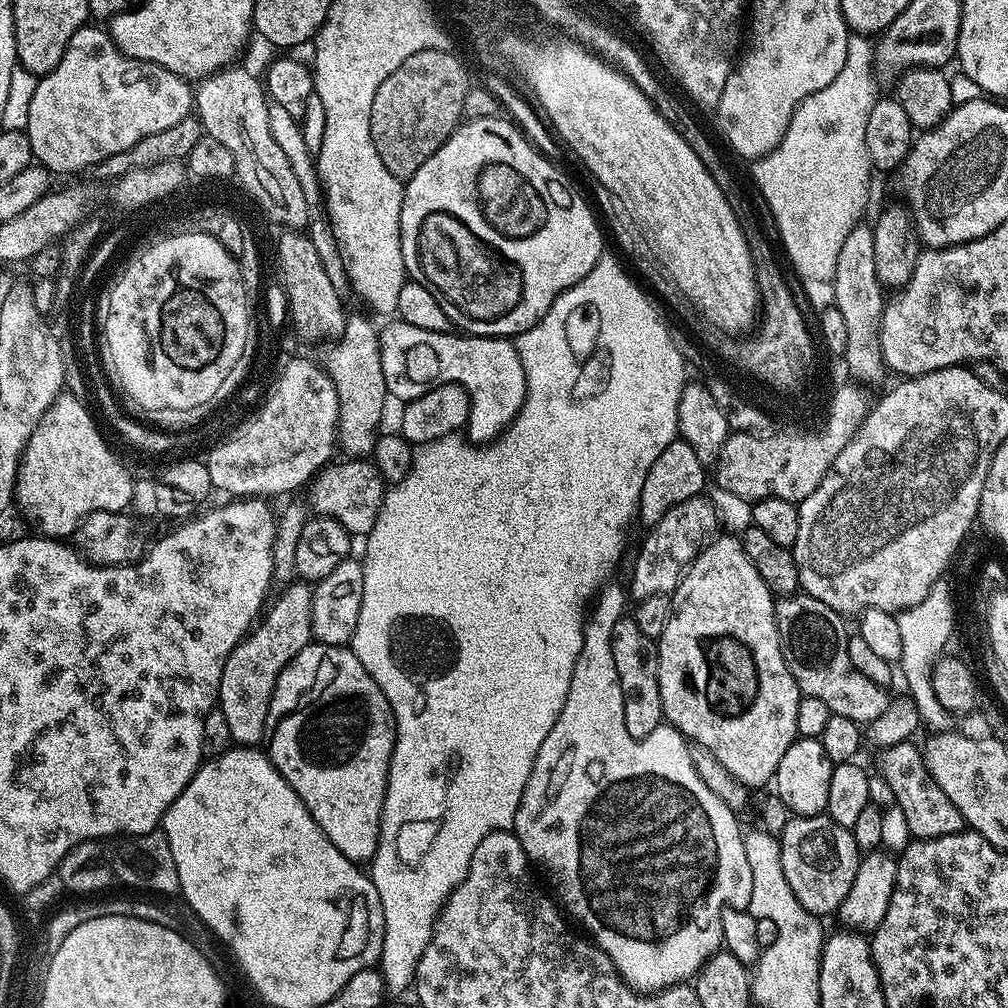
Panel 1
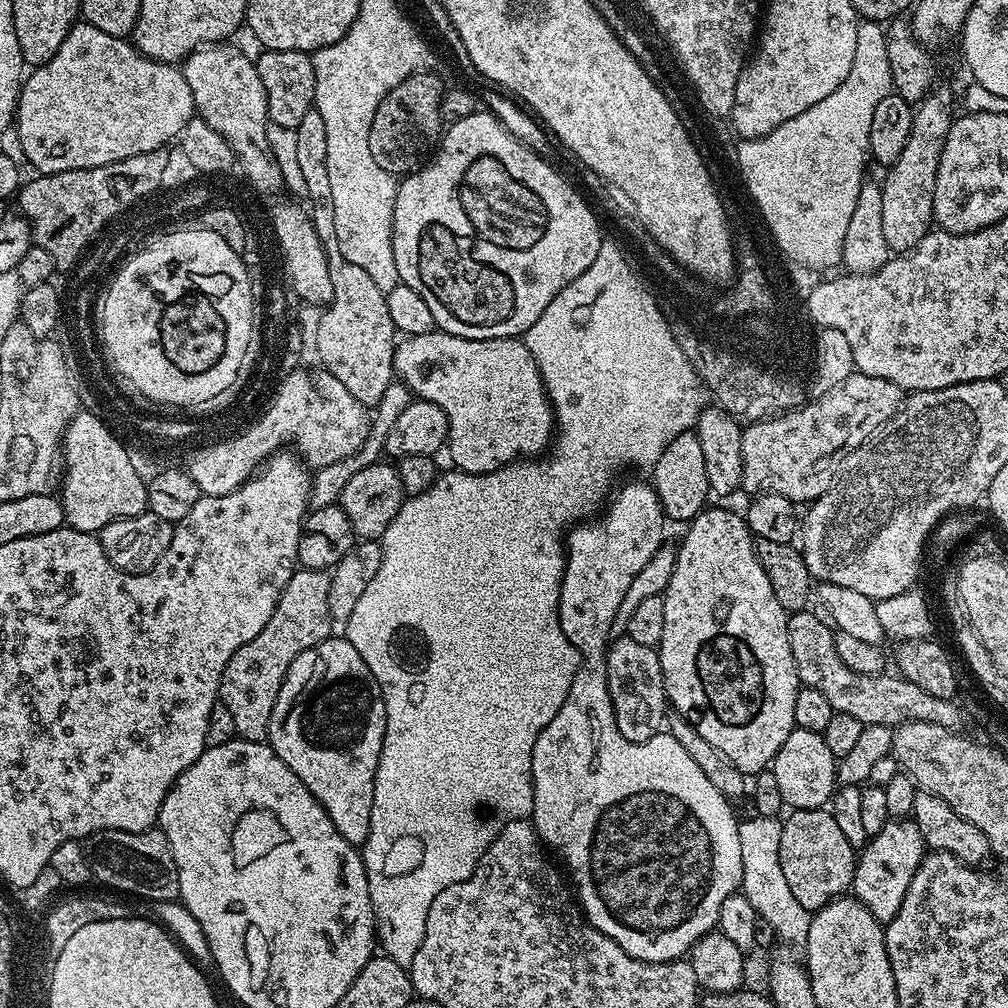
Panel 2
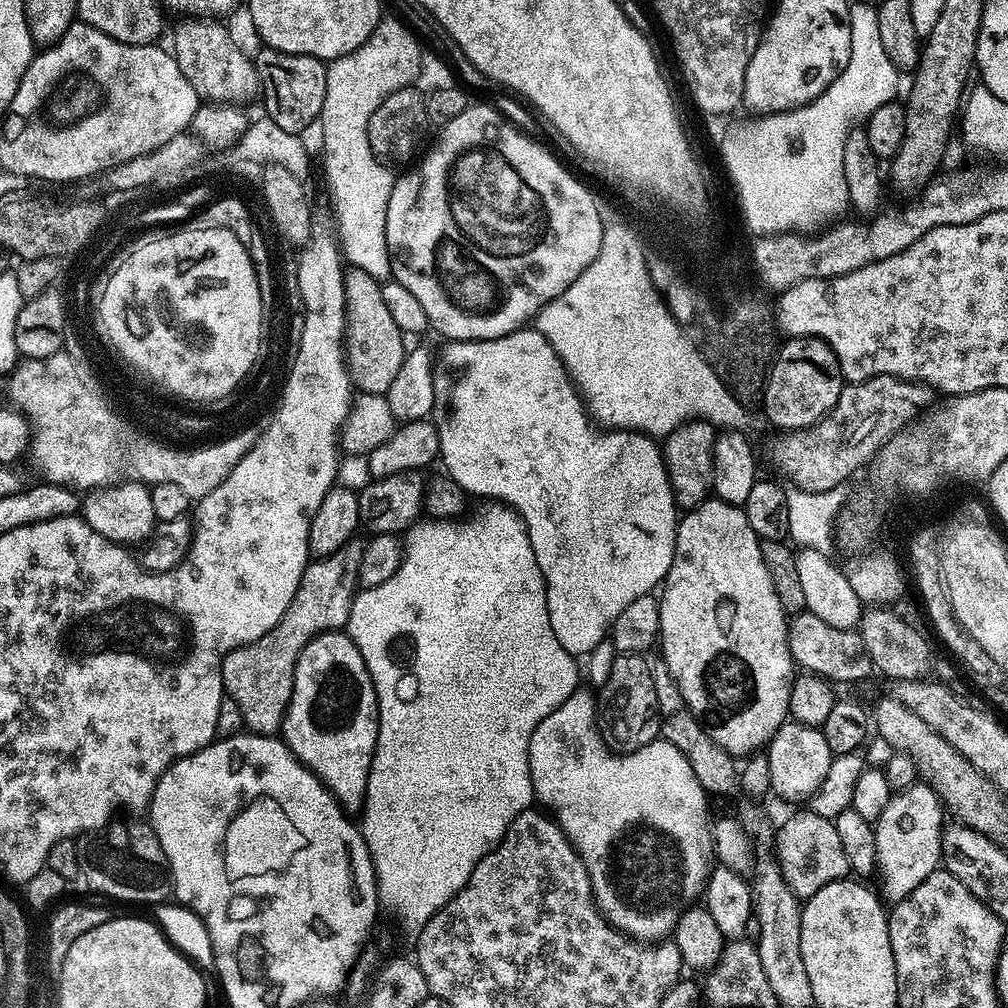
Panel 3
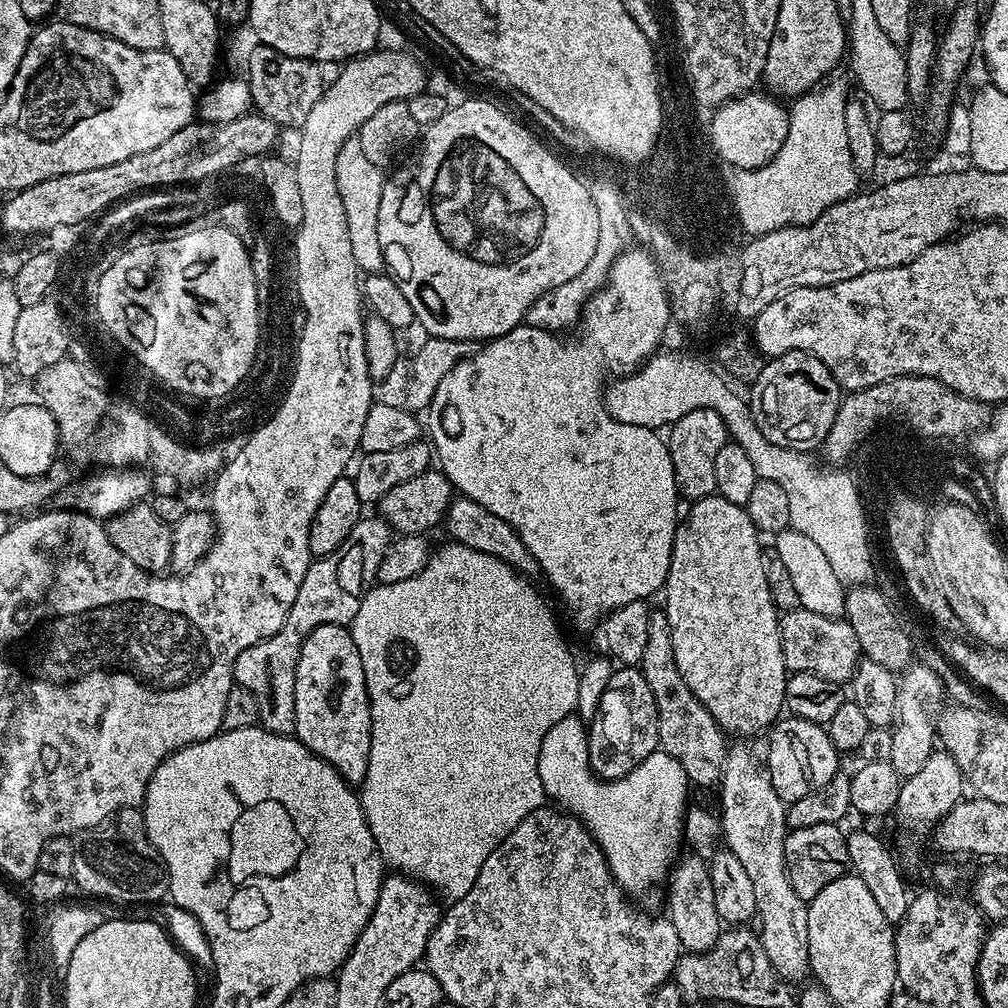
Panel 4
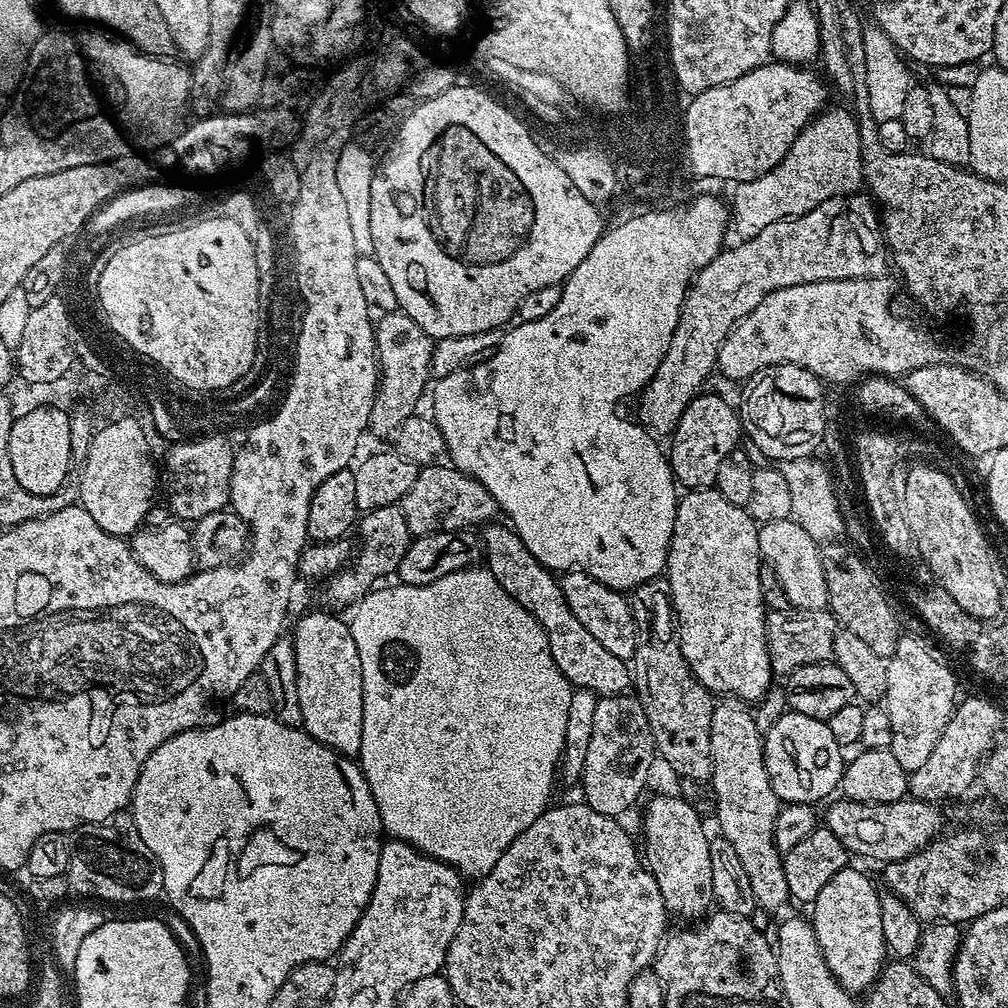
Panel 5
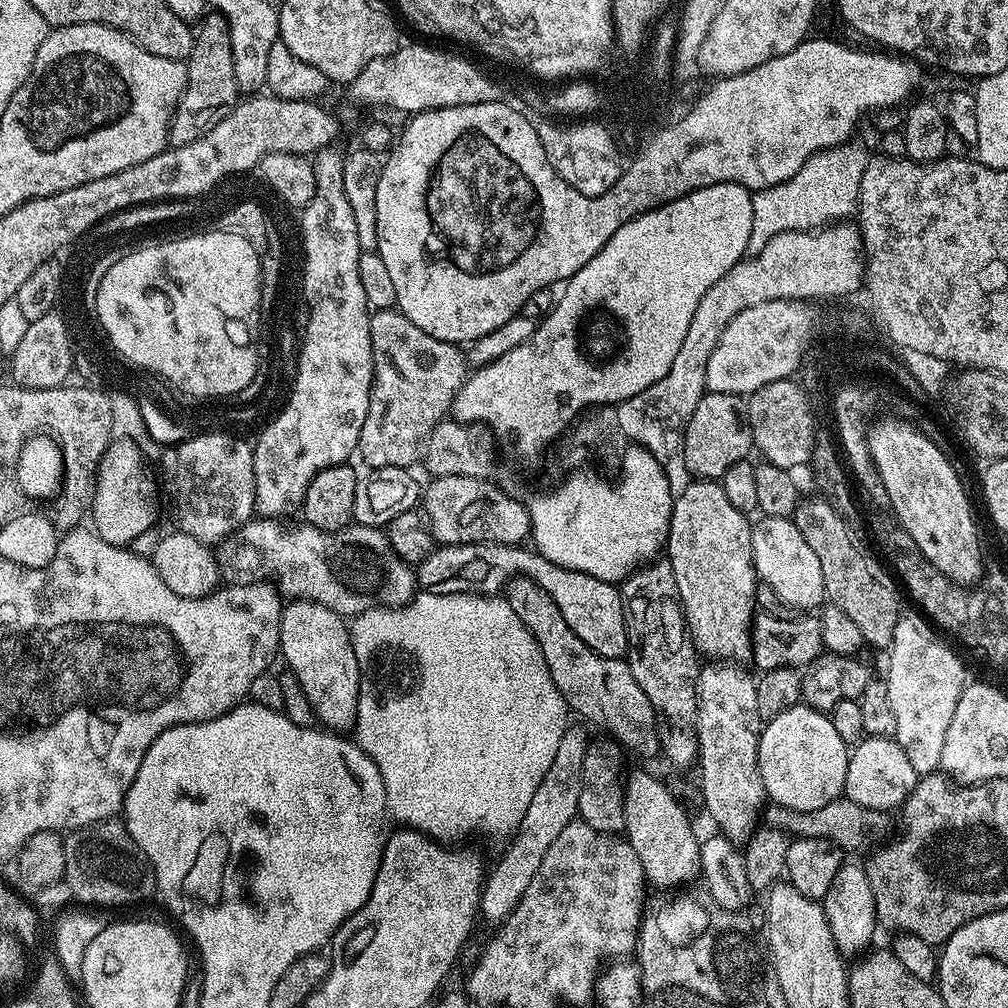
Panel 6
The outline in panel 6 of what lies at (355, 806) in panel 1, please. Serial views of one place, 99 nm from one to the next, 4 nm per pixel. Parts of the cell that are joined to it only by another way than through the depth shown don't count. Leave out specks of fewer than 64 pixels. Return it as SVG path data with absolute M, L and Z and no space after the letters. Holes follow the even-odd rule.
M296 598L285 603L280 613L278 652L288 663L285 664L287 671L292 672L302 690L306 690L317 721L328 730L351 729L358 714L360 671L345 617L313 600Z

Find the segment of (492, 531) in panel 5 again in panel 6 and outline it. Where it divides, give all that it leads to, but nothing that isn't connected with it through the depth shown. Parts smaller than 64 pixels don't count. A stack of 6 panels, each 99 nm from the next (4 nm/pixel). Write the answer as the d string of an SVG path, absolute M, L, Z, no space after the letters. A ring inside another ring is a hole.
M517 576L509 580L502 595L508 601L510 610L522 618L526 630L534 634L534 642L538 642L538 650L542 650L546 666L550 666L550 678L554 678L554 686L558 686L569 709L575 715L577 712L585 716L589 721L584 720L589 725L597 724L605 728L630 751L640 756L657 755L660 752L660 739L654 706L650 706L650 698L642 694L642 686L634 682L627 659L603 656L586 646L586 642L582 642L582 638L578 638L578 634L566 626L566 618L562 618L562 610L558 610L554 598L550 598L550 594L543 592L530 578Z

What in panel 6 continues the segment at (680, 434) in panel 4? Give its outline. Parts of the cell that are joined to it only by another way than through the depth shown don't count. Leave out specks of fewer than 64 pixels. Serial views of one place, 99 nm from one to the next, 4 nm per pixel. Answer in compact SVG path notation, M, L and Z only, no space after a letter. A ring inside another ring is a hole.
M705 391L698 406L694 406L694 414L690 414L690 422L684 431L682 457L684 456L685 466L693 472L691 475L701 480L719 481L720 476L726 474L726 470L730 470L730 466L734 466L734 462L745 459L749 455L748 451L751 453L753 448L751 426L748 424L745 401L739 396Z

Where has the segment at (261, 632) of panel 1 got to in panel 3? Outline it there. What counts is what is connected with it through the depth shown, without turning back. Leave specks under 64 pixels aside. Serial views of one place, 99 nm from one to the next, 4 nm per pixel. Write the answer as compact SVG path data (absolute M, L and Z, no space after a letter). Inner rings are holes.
M353 538L333 556L313 559L304 569L298 590L286 606L286 614L262 638L230 650L222 662L224 691L242 710L245 729L258 736L276 736L283 729L284 715L294 690L294 670L300 651L323 632L335 632L348 623L352 598L358 591L356 575L365 541Z

